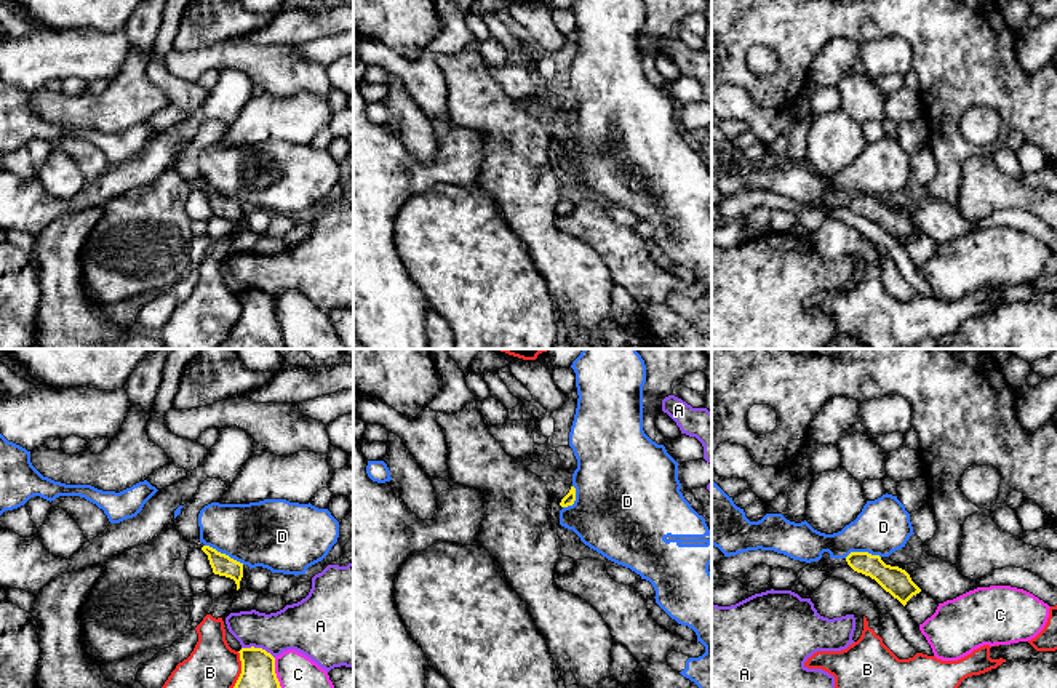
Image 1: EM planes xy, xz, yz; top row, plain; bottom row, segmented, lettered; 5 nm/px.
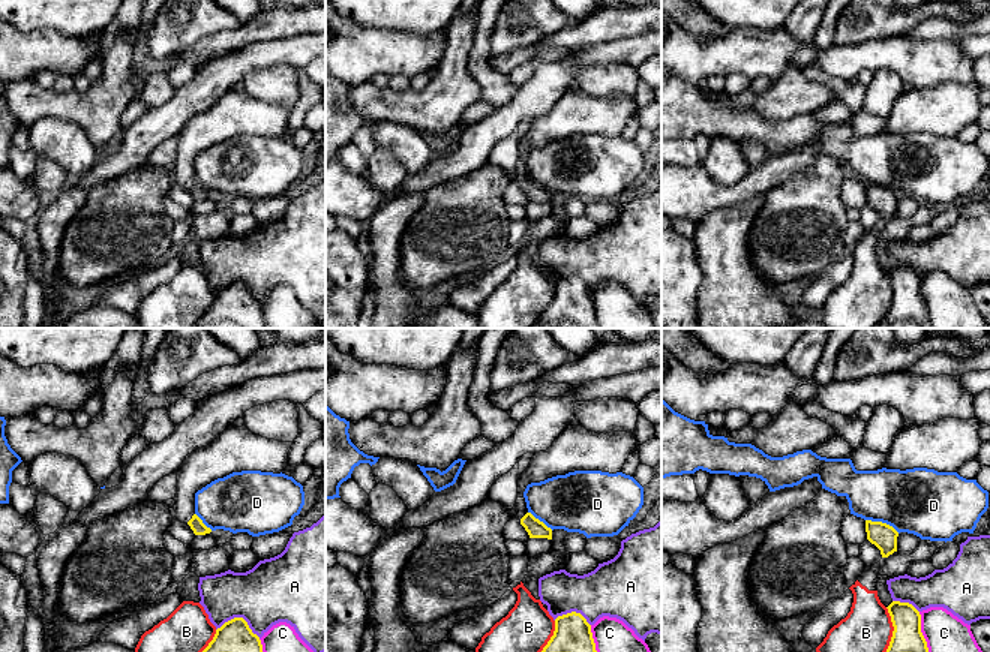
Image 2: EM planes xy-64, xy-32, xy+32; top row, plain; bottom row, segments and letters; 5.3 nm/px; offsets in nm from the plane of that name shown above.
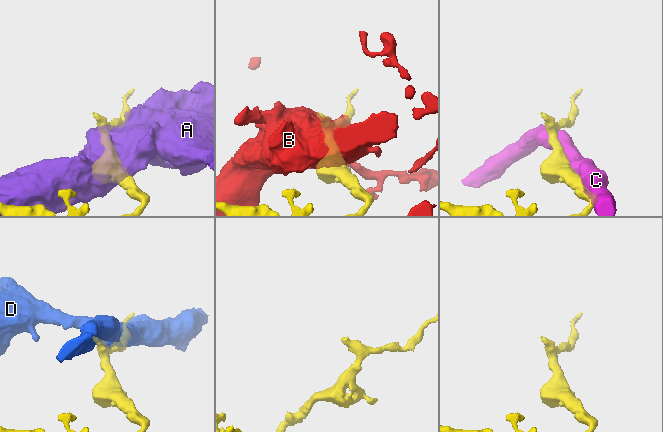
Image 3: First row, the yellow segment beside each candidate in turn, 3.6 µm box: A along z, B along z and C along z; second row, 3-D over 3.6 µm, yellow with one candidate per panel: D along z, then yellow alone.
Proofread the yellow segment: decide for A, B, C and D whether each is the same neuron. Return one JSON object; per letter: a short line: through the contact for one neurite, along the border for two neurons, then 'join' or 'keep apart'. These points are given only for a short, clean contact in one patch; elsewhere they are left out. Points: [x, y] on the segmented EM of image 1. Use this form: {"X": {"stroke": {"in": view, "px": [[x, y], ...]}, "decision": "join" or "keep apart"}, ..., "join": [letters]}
{"A": {"decision": "keep apart"}, "B": {"decision": "keep apart"}, "C": {"decision": "keep apart"}, "D": {"stroke": {"in": "xy", "px": [[205, 544], [243, 564]]}, "decision": "keep apart"}, "join": []}

